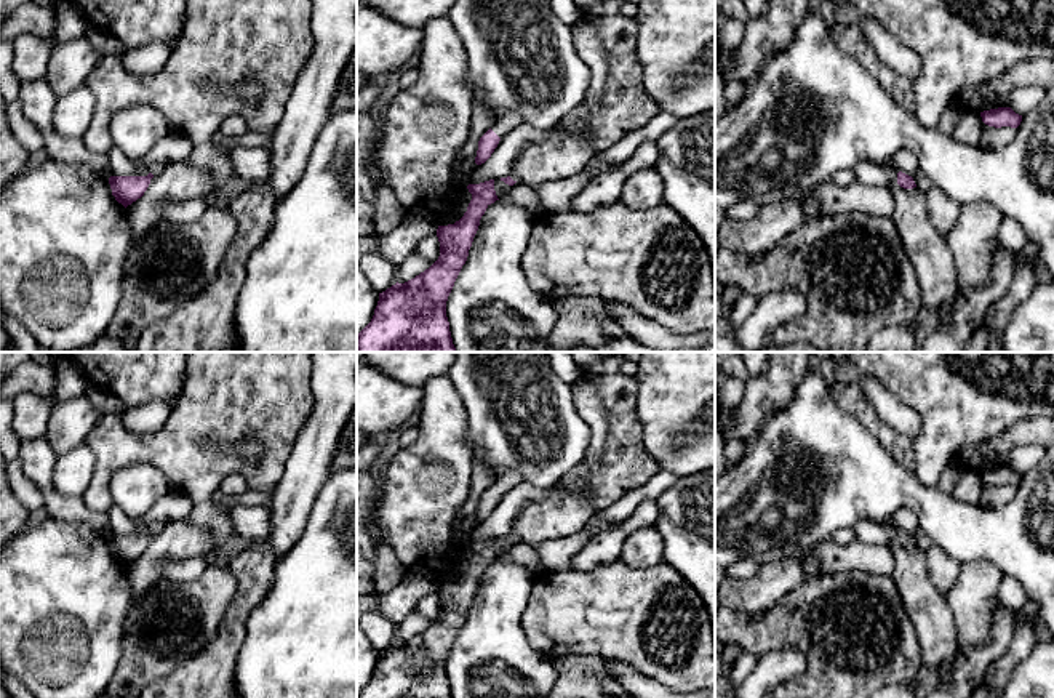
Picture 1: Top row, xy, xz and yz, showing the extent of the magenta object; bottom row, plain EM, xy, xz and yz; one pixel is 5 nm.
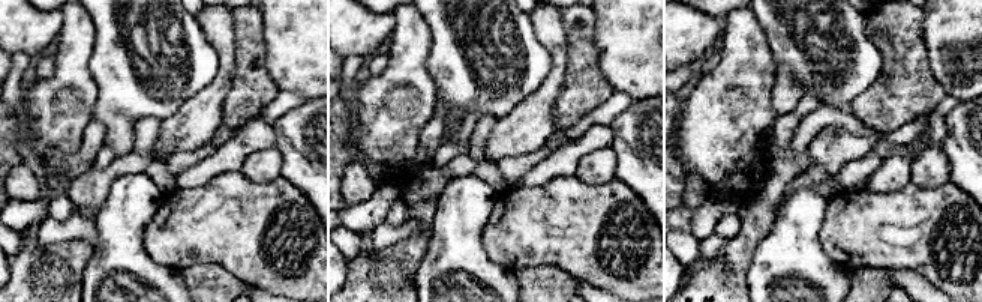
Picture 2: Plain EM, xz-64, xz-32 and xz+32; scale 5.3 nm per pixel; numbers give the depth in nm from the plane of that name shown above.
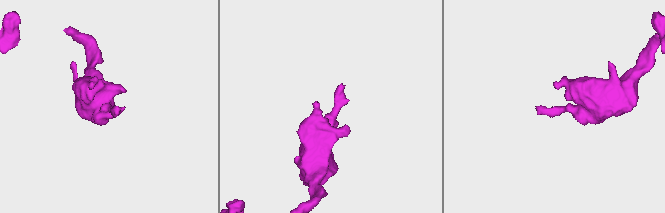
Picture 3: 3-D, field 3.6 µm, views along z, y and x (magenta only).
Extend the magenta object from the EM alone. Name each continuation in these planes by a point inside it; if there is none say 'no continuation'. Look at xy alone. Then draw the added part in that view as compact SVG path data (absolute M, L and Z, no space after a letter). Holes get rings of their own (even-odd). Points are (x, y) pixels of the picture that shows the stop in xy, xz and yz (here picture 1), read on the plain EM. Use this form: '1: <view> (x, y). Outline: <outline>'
no continuation

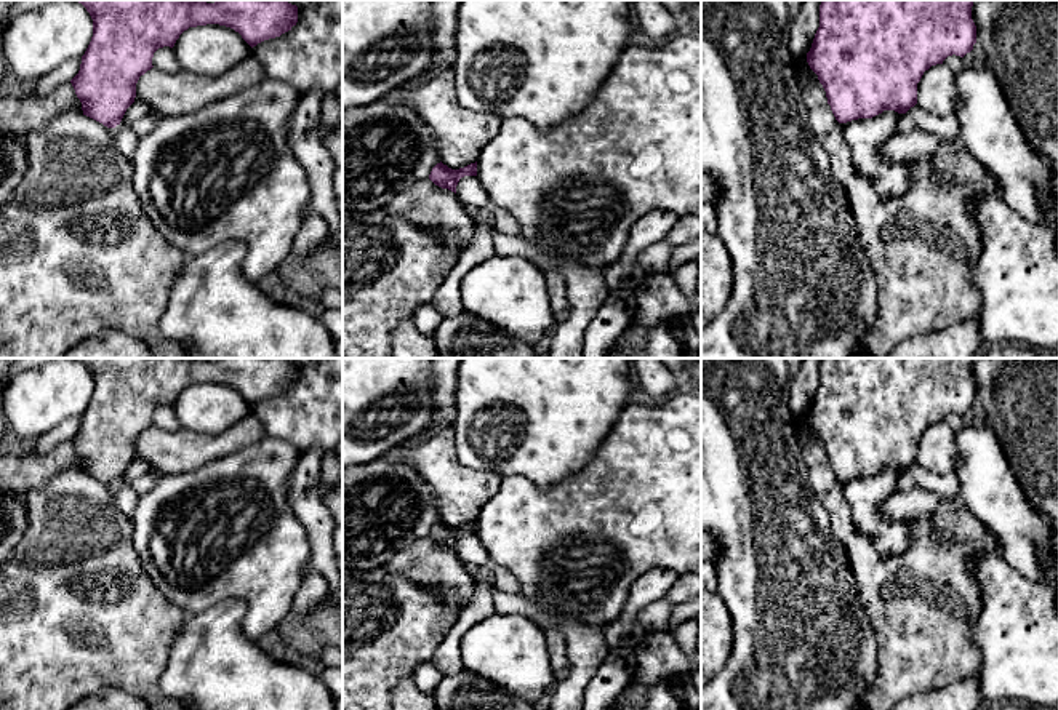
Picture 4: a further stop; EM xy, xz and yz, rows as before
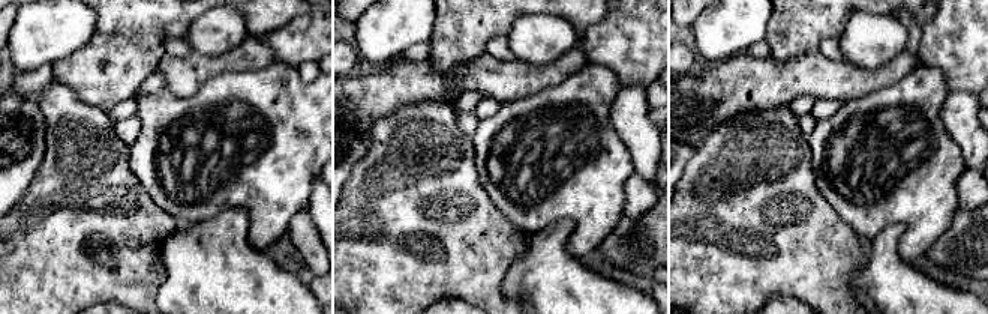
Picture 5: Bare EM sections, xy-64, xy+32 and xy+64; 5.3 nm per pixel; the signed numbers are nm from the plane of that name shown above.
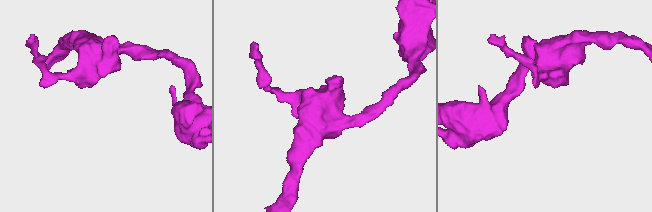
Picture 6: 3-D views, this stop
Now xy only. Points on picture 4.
no continuation

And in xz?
no continuation

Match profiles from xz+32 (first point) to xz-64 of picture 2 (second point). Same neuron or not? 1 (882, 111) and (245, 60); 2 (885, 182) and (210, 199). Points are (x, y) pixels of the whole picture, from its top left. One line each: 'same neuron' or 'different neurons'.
1: same neuron
2: different neurons

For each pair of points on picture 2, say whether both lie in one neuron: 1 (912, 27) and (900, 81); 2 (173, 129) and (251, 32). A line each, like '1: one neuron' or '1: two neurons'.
1: one neuron
2: two neurons

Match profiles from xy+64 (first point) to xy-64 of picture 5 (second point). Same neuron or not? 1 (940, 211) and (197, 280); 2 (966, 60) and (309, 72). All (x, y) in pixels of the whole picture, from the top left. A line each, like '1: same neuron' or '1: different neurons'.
1: different neurons
2: different neurons

